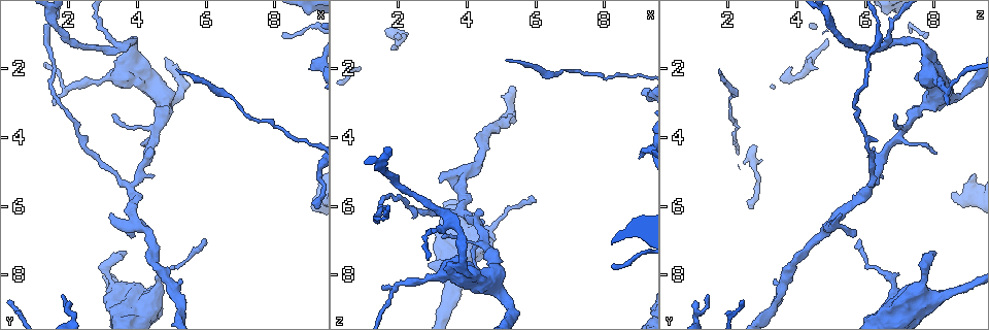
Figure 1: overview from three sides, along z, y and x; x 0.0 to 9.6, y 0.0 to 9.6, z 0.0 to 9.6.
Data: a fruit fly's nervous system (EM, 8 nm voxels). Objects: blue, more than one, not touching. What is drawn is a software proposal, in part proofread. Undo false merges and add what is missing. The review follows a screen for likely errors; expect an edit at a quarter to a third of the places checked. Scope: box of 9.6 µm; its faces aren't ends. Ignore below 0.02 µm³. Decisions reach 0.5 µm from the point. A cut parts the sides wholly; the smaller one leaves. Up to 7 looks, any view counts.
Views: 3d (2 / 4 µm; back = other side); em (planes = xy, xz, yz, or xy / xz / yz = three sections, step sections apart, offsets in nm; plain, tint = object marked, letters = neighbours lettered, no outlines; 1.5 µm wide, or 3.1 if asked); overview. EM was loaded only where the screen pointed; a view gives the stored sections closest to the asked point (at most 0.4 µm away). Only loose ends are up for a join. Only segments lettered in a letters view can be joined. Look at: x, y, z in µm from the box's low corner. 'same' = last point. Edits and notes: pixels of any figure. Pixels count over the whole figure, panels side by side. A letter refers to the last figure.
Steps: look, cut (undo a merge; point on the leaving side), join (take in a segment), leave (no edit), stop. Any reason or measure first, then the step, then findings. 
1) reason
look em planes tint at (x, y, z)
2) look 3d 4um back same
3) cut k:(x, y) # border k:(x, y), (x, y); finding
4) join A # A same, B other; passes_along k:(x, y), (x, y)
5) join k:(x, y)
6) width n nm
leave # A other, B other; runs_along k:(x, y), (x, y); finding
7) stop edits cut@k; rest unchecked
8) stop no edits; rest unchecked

an open end
look em planes letters at (3.95, 6.90, 5.65)

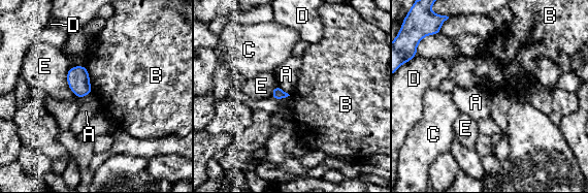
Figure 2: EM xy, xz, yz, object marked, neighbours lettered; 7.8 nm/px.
leave # A other, B other, C other, D other, E other; border 2:(276, 85), (289, 95); none of them fits

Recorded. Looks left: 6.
sharp bend
look em planes letters at (3.10, 7.80, 7.75)

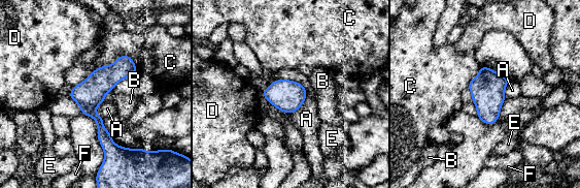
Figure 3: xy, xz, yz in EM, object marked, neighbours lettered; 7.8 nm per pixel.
leave # A other, B other, C other, D other, E other, F other; border 3:(307, 91), (304, 102), (290, 114); all the same neuron

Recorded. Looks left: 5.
branch stops here
look 3d 4um at (3.35, 3.35, 6.95)

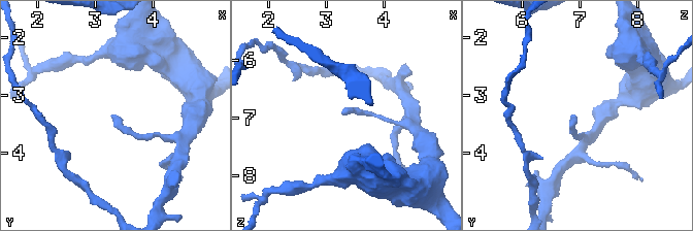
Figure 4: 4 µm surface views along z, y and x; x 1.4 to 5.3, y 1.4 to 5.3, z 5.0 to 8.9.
look em planes letters at (3.30, 3.35, 6.85)

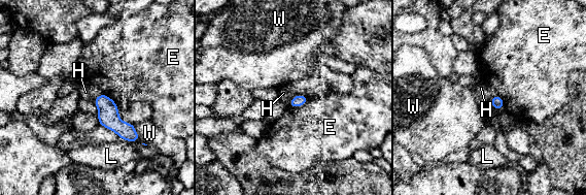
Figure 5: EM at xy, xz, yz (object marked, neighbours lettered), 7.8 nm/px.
longest_contact E 170 nm
leave # E other, H other, L other, W other; runs_along 5:(98, 99), (134, 139); none of them fits

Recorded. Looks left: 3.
stop no edits; rest unchecked

